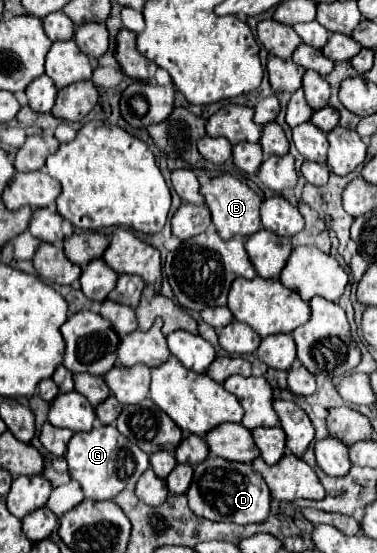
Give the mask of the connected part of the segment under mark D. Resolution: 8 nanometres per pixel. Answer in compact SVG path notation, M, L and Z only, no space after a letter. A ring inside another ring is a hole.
M206 458L194 468L194 480L186 492L188 506L196 516L236 524L260 524L270 514L270 490L252 464L228 462L224 458Z

